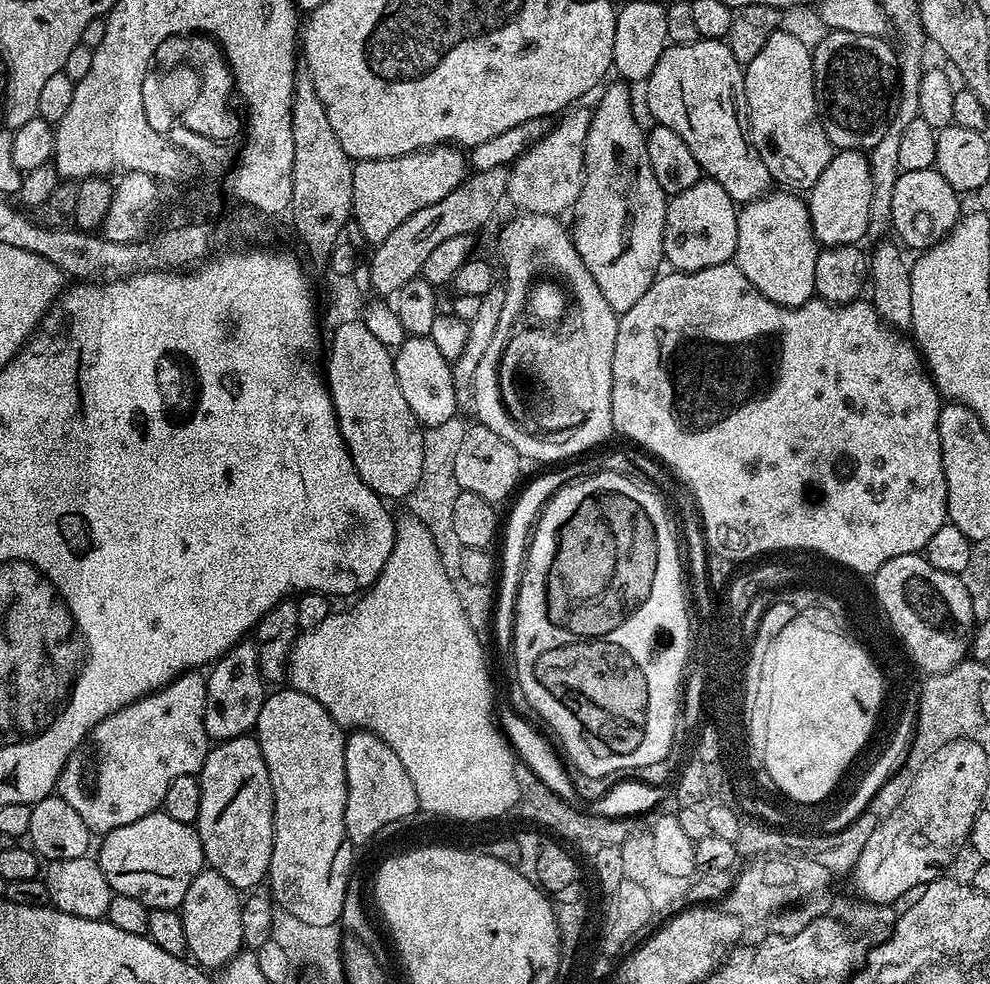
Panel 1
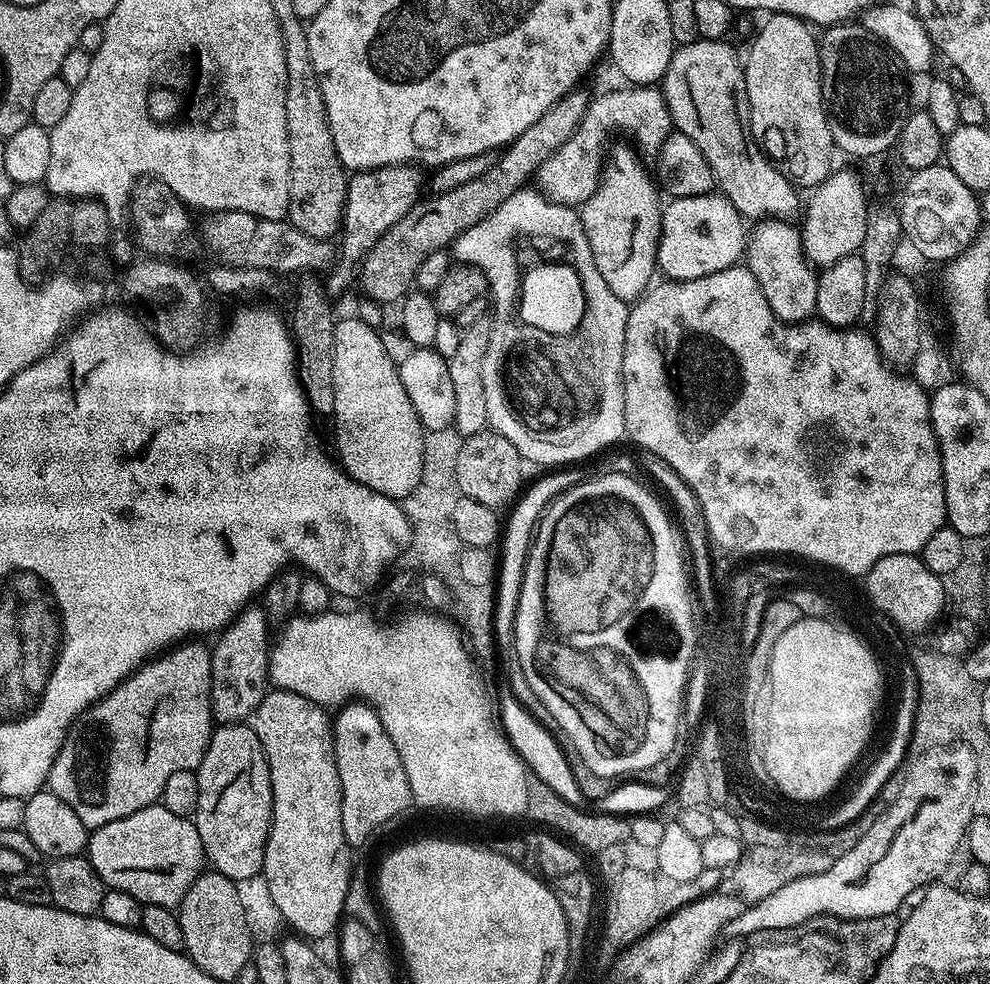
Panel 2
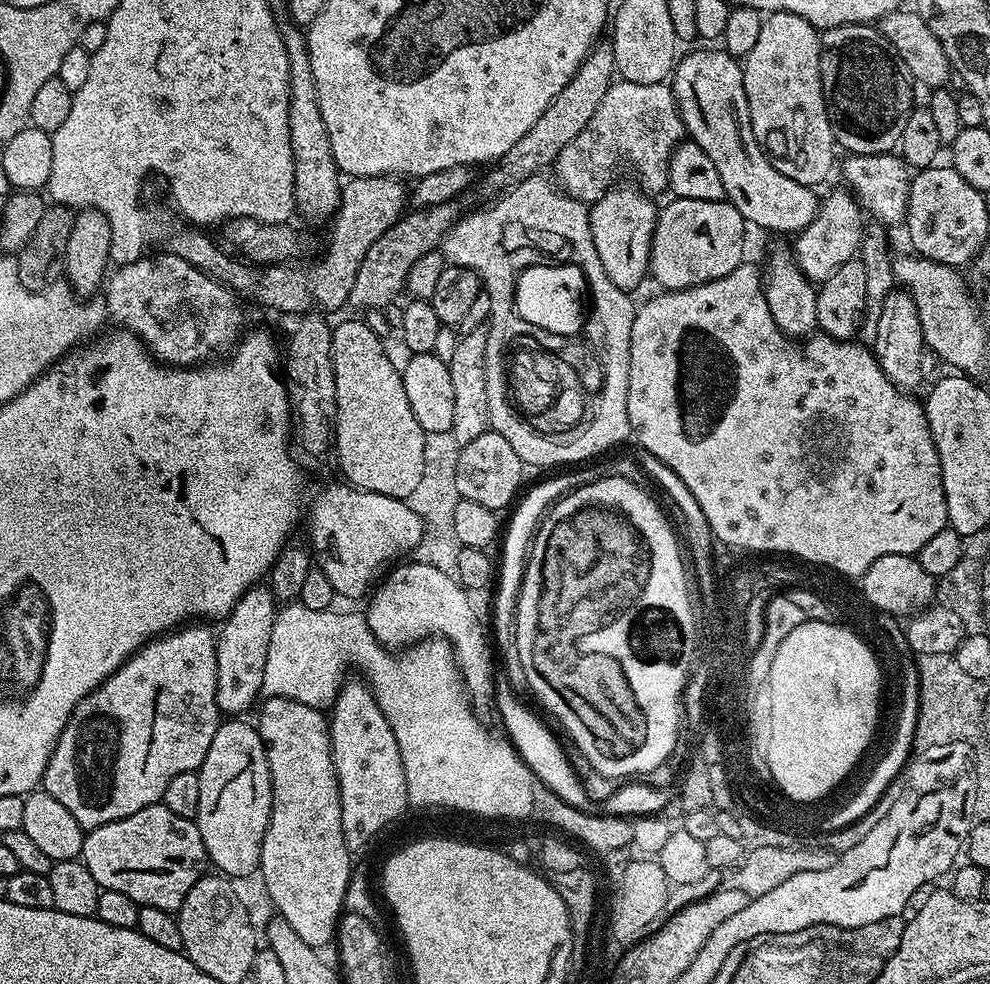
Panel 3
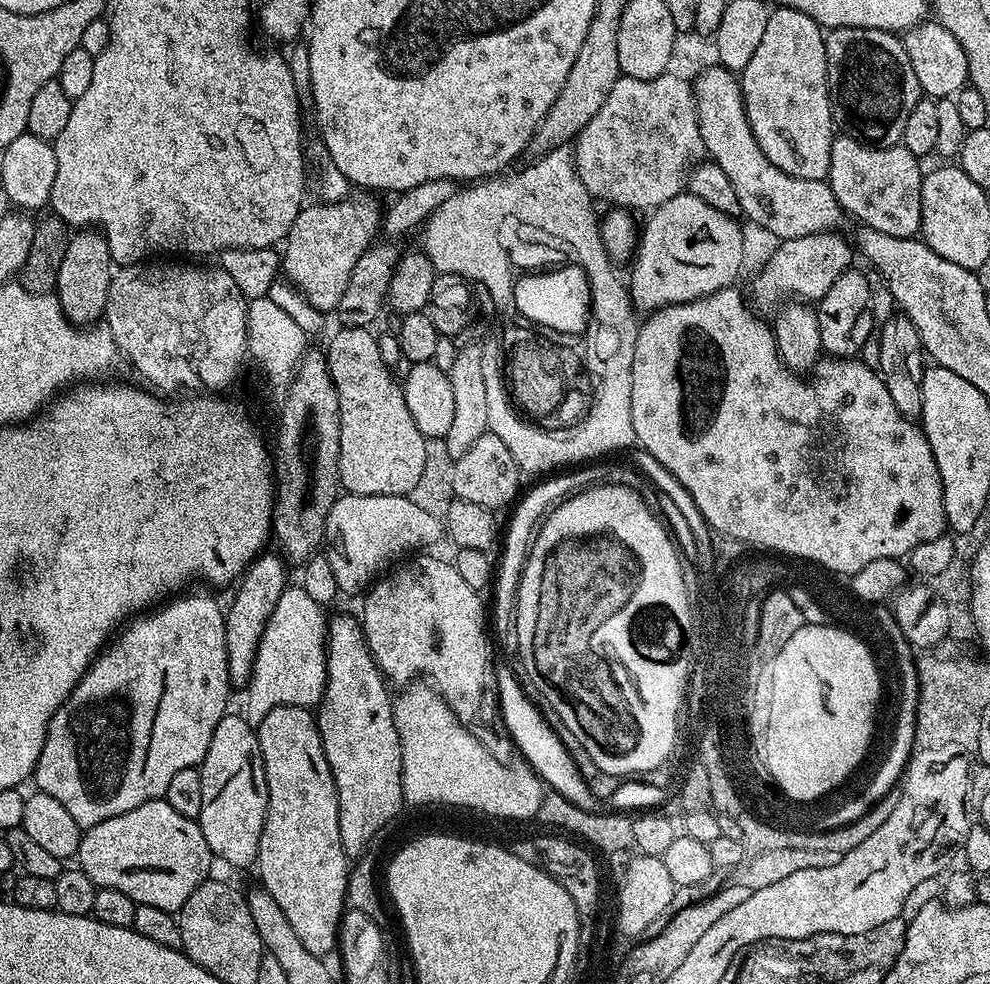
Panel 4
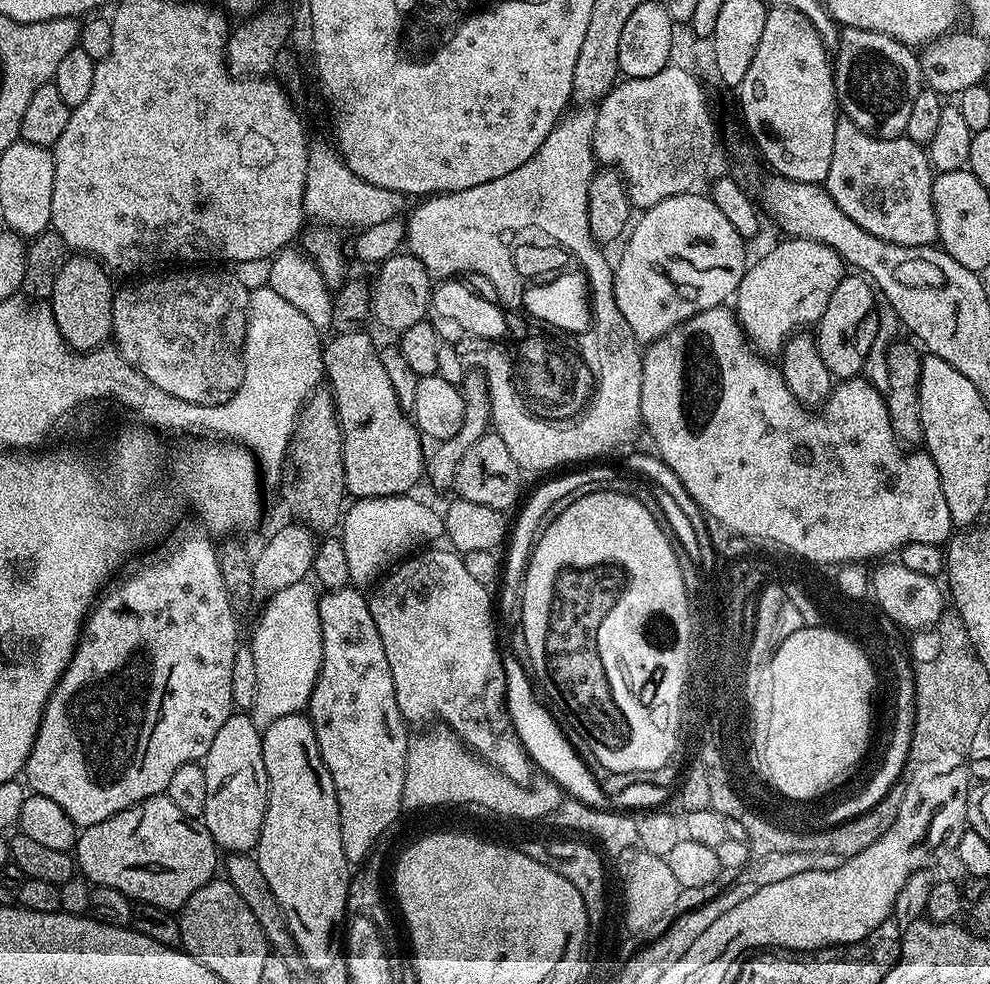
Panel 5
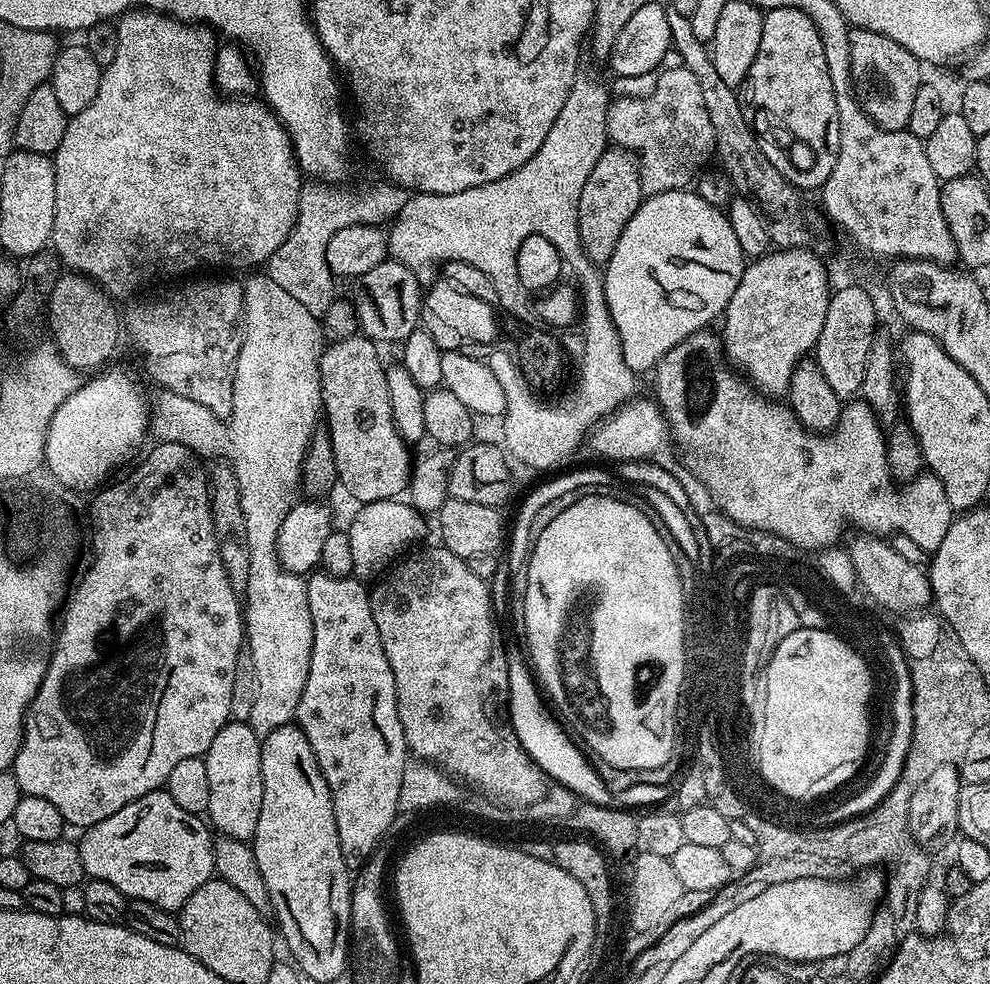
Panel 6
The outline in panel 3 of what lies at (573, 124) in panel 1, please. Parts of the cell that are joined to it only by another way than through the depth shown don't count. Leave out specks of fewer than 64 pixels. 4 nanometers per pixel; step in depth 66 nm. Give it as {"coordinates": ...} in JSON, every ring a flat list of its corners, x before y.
{"coordinates":[[629,80,613,82,606,90,606,98,598,102,594,118,586,122,586,130,558,154,554,165,555,183,560,191,581,203,591,206,608,191,608,107,628,104,628,160,640,175,639,187,649,194,664,192,668,186,668,163,674,148,685,139,684,123,676,105,676,96,667,83,639,84]]}

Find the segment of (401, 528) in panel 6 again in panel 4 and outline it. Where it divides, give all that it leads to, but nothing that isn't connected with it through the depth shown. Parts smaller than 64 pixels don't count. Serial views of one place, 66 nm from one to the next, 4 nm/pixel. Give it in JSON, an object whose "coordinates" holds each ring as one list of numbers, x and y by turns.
{"coordinates":[[341,494,330,508,326,522,327,543,340,551,334,556,334,578,344,594,363,593,377,577,387,573,397,562,417,550,427,549,424,548,427,544,436,544,440,539,443,541,445,536,445,521,434,514,426,514,422,506,414,506,408,496]]}

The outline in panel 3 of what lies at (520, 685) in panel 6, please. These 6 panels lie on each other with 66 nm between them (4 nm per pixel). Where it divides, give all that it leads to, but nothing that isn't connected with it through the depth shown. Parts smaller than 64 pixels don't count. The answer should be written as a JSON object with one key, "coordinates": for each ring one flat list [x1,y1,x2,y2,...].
{"coordinates":[[503,674,497,675,494,680,494,708,504,719,504,728,507,739,510,741,517,754,524,759,524,764,532,771,535,779,550,788,554,794,562,798,566,804,584,812,591,813,594,805,586,798,586,792,582,790,581,783,578,782,577,775,574,774,573,767,570,766,569,759,566,758,565,752,561,748,561,744,557,742,557,738,552,733,552,729,548,728,543,719,538,715,535,716,526,705,524,700,512,691,510,682]]}

